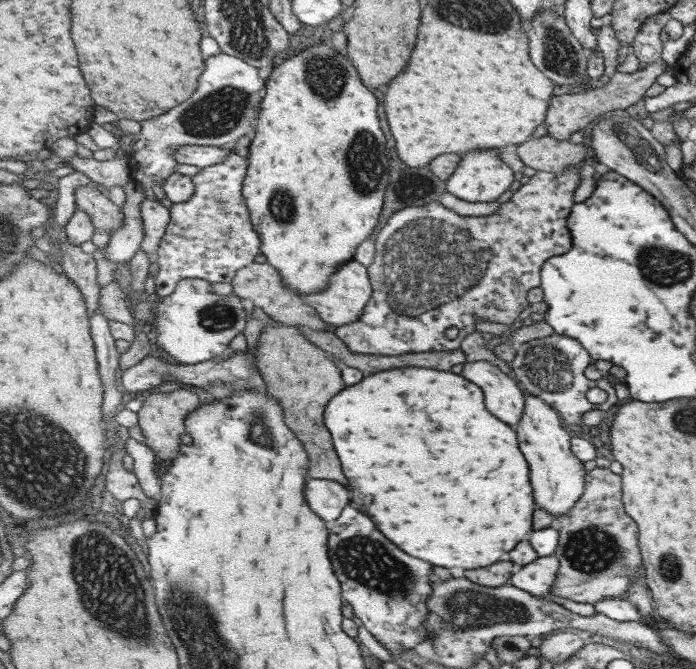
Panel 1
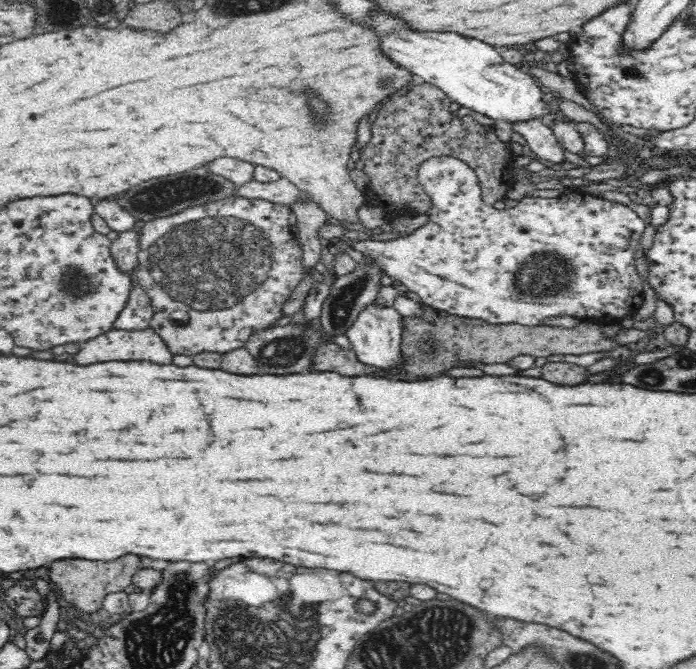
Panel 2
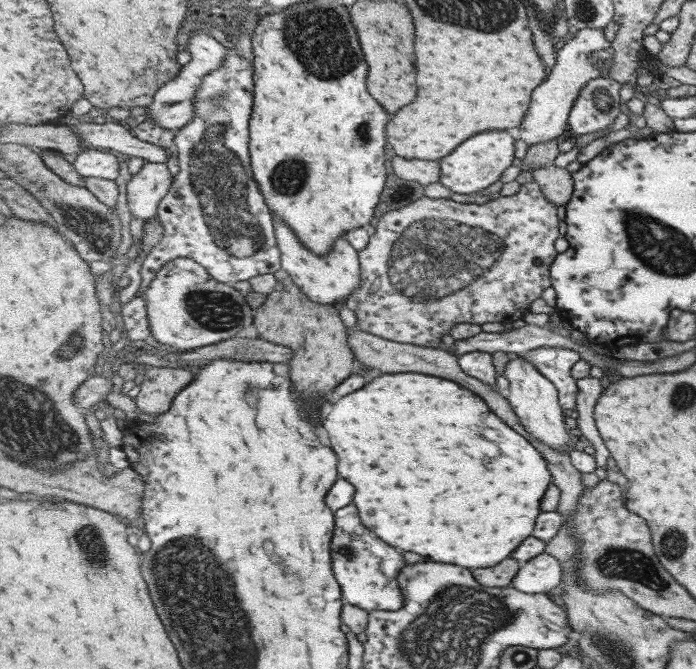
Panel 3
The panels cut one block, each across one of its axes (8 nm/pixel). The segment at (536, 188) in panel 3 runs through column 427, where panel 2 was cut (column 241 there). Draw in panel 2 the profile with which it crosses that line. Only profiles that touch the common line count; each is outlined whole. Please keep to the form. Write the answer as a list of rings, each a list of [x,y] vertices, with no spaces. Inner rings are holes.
[[[234,195],[226,198],[226,200],[220,200],[220,202],[194,206],[190,210],[184,210],[180,214],[172,214],[168,218],[150,220],[150,222],[146,222],[142,226],[142,230],[139,228],[138,268],[136,272],[138,284],[148,293],[152,300],[154,315],[149,327],[164,339],[164,343],[172,350],[172,354],[194,356],[198,352],[220,352],[224,354],[236,350],[243,347],[244,343],[250,340],[252,334],[274,327],[274,322],[284,316],[284,305],[287,304],[291,292],[298,286],[304,274],[301,261],[302,249],[296,244],[295,233],[288,221],[291,212],[291,207],[286,205]]]

